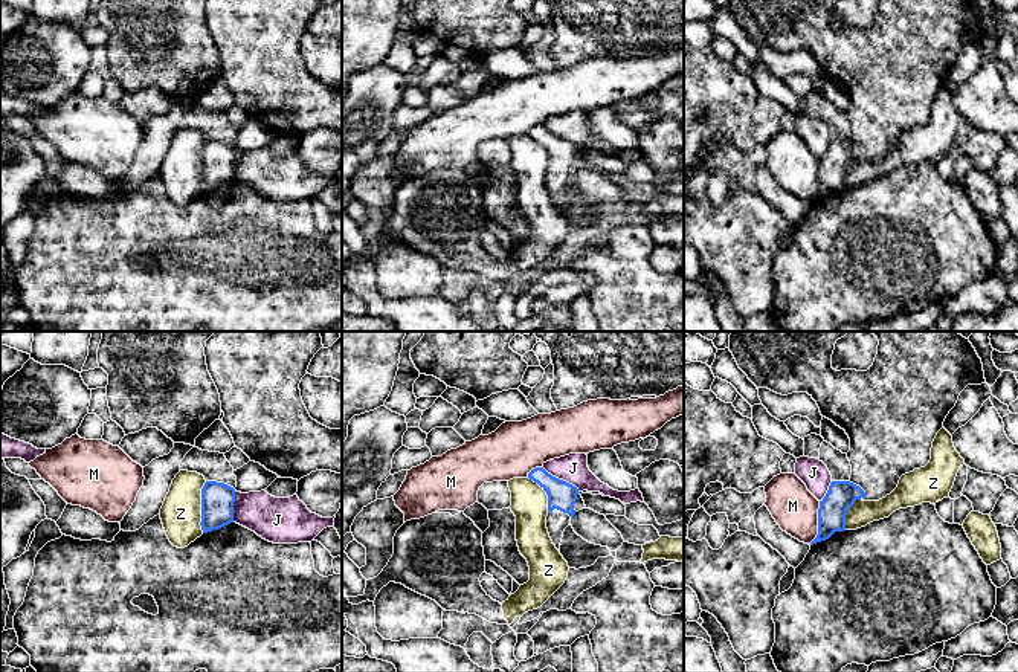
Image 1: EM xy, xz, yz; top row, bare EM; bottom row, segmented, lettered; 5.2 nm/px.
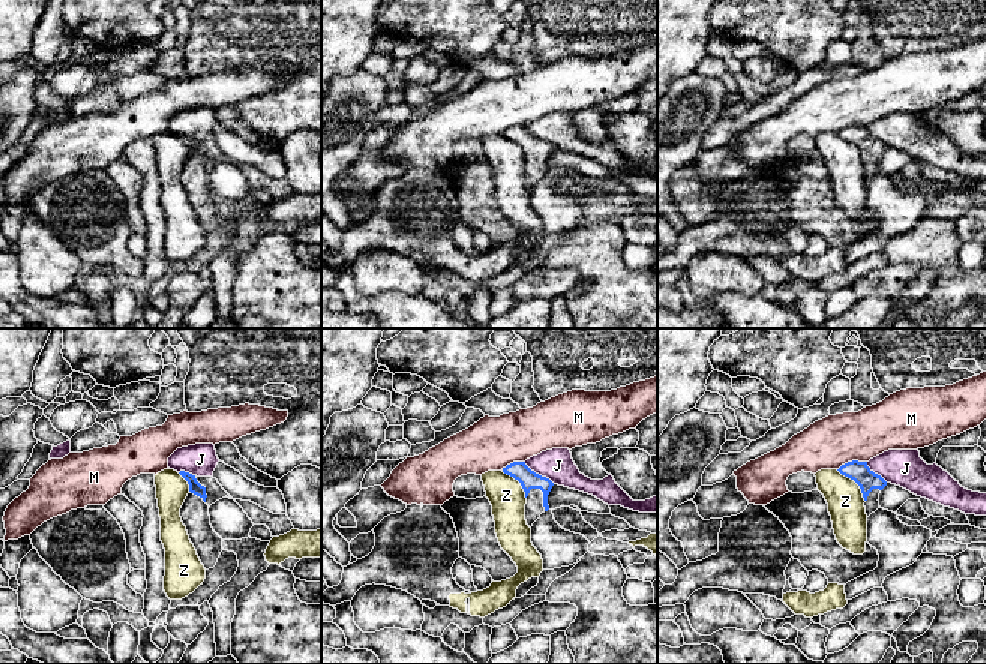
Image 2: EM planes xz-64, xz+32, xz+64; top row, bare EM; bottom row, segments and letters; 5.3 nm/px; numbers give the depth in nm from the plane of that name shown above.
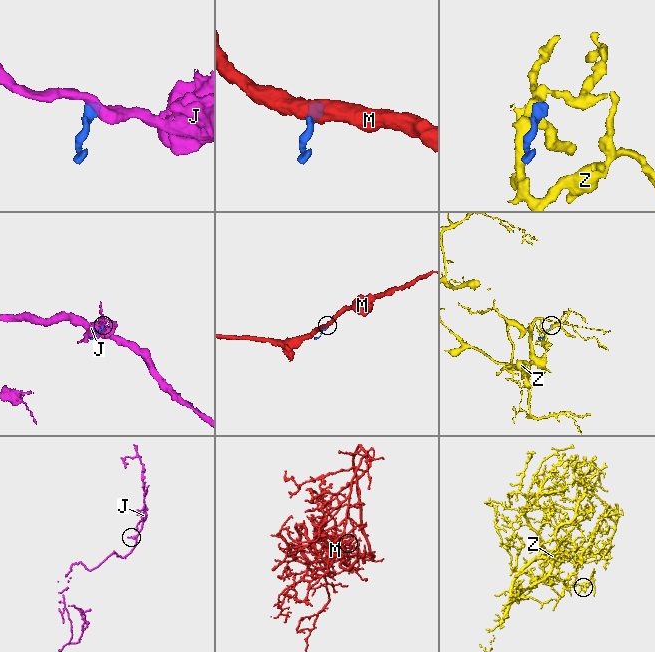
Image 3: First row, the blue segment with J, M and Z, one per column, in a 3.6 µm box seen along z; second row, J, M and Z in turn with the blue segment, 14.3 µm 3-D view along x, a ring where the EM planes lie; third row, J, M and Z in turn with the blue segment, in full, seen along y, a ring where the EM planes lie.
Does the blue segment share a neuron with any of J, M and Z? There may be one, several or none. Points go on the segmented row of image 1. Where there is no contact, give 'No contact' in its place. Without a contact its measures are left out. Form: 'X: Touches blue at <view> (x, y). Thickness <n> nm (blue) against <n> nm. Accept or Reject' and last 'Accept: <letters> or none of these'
J: Touches blue at xz (562, 480). Thickness 150 nm (blue) against 150 nm. Reject
M: Touches blue at yz (818, 523). Thickness 160 nm (blue) against 240 nm. Reject
Z: Touches blue at xy (202, 507). Thickness 180 nm (blue) against 220 nm. Reject
Accept: none of these

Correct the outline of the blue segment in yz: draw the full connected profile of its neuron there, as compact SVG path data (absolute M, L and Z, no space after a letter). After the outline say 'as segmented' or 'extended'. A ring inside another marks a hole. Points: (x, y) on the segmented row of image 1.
M731 331L730 351L739 368L757 388L777 394L807 393L818 405L823 417L846 431L850 438L847 458L852 466L849 481L832 481L818 509L818 535L810 545L846 530L847 510L856 499L879 501L890 495L902 475L925 467L931 460L931 447L960 393L968 385L986 383L981 359L969 339L957 331L871 331L878 341L878 354L867 371L832 368L832 354L838 339L849 331Z; extended

